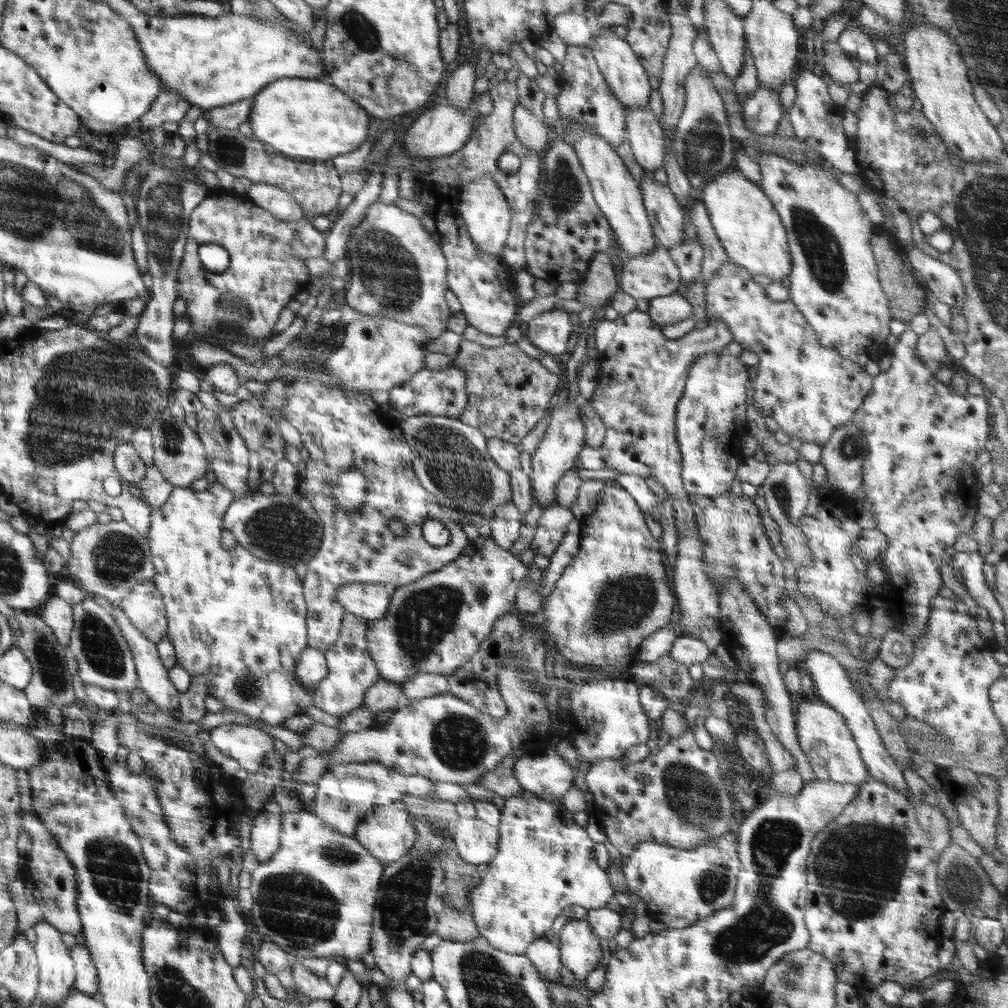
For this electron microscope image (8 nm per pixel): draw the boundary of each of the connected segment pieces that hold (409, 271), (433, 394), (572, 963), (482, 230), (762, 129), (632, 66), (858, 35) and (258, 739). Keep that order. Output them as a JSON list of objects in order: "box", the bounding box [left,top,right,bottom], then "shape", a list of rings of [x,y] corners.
[{"box":[345,199,452,340],"shape":[[[377,199],[369,204],[364,218],[353,228],[346,248],[347,266],[350,267],[345,283],[346,305],[362,315],[386,313],[408,327],[420,327],[428,339],[436,340],[447,331],[452,316],[444,296],[449,289],[447,260],[441,246],[436,244],[431,232],[424,228],[416,215]]]},{"box":[389,364,468,418],"shape":[[[456,364],[440,371],[424,369],[416,372],[408,382],[392,388],[389,391],[389,401],[404,417],[432,414],[457,418],[468,402],[468,391],[465,386],[466,373]]]},{"box":[559,920,602,983],"shape":[[[571,920],[559,933],[561,964],[570,970],[582,983],[602,960],[600,937],[592,933],[588,920]]]},{"box":[459,174,509,256],"shape":[[[483,174],[478,180],[464,186],[459,211],[475,246],[488,254],[499,256],[503,252],[508,236],[509,206],[497,182],[489,174]]]},{"box":[743,86,783,136],"shape":[[[759,86],[752,96],[743,103],[744,126],[758,136],[771,136],[777,131],[778,123],[783,115],[780,103],[780,90]]]},{"box":[591,25,652,110],"shape":[[[610,25],[605,26],[593,42],[591,53],[596,59],[597,67],[606,79],[612,94],[616,96],[616,100],[624,106],[624,110],[648,106],[652,90],[648,83],[648,74],[631,46],[624,39],[611,33]]]},{"box":[836,22,881,67],"shape":[[[852,22],[839,34],[836,41],[847,57],[854,56],[858,61],[875,67],[881,57],[876,53],[870,33],[867,34],[864,29],[859,23]]]},{"box":[209,722,274,776],"shape":[[[224,722],[209,730],[214,746],[238,761],[240,774],[252,776],[260,767],[264,755],[274,750],[272,737],[255,727]]]}]

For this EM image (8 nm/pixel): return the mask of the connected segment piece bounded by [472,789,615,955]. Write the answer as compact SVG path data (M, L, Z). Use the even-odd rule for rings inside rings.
M522 789L520 795L516 797L504 798L504 810L501 812L500 823L499 823L499 838L498 838L498 851L494 856L494 859L488 863L488 871L483 873L482 880L480 884L476 885L476 888L472 890L472 908L473 908L473 920L479 934L484 937L494 948L498 950L510 953L510 954L525 954L525 950L528 945L539 938L544 937L549 929L552 928L554 920L566 906L571 906L577 904L578 906L583 906L586 910L597 909L600 907L605 907L608 901L614 895L614 888L610 884L608 874L606 870L600 868L597 864L596 856L594 853L594 846L596 844L592 842L589 838L588 833L586 833L585 828L578 826L574 819L573 814L566 810L562 799L560 800L544 800L532 795L532 793Z

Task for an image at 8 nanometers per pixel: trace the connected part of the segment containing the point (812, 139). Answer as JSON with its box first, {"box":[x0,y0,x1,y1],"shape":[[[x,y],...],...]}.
{"box":[788,69,858,174],"shape":[[[804,69],[796,80],[796,100],[790,110],[788,118],[795,132],[795,138],[809,147],[816,149],[826,161],[841,173],[855,174],[858,172],[855,150],[849,144],[849,137],[843,129],[845,108],[830,99],[829,85],[821,76],[817,76],[808,69]]]}

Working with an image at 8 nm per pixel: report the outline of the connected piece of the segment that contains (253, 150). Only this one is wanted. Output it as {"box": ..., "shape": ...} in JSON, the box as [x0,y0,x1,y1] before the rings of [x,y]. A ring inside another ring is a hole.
{"box":[207,128,342,219],"shape":[[[238,128],[217,129],[207,132],[208,153],[216,161],[218,169],[226,169],[233,177],[247,178],[253,183],[266,183],[289,192],[301,206],[303,213],[310,219],[318,215],[334,216],[337,213],[338,198],[342,194],[341,175],[331,160],[292,159],[258,140],[255,136],[244,137]]]}

